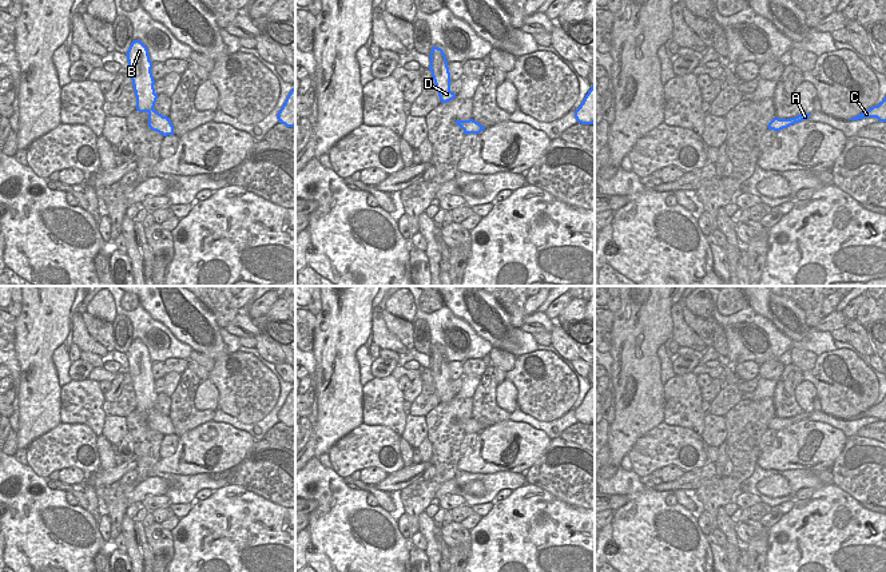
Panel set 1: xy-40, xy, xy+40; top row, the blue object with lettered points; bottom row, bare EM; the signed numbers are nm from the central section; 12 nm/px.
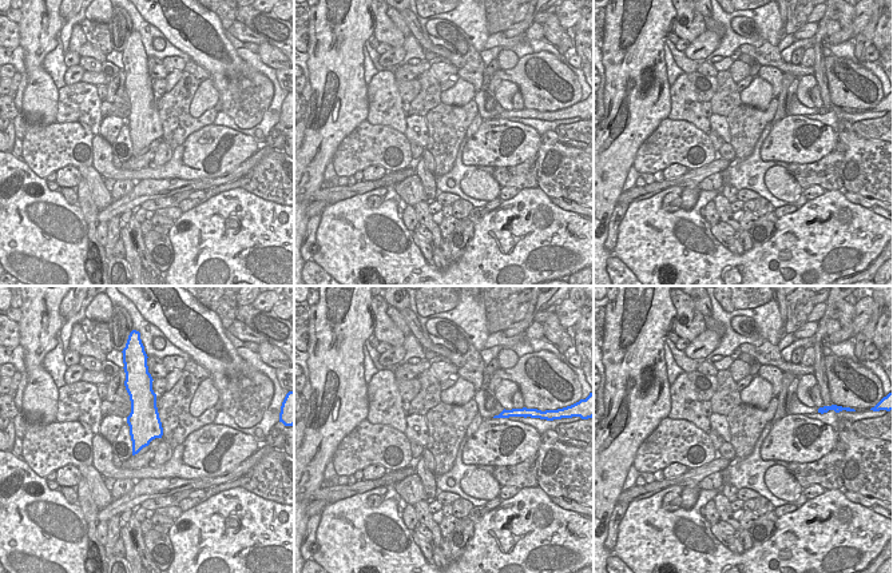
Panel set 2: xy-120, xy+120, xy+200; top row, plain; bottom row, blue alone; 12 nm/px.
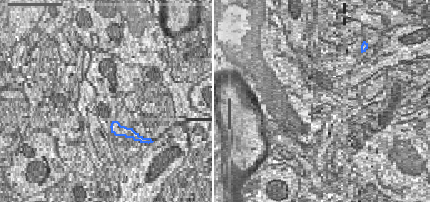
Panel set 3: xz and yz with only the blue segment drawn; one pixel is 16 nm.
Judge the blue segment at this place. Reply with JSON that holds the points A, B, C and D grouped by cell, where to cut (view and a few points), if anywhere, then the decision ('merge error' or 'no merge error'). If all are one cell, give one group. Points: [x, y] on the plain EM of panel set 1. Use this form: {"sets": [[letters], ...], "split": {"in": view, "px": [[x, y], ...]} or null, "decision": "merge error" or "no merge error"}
{"sets": [["A", "B", "C", "D"]], "split": null, "decision": "no merge error"}

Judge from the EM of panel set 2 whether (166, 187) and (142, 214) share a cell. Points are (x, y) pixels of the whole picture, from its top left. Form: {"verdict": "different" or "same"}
{"verdict": "different"}

